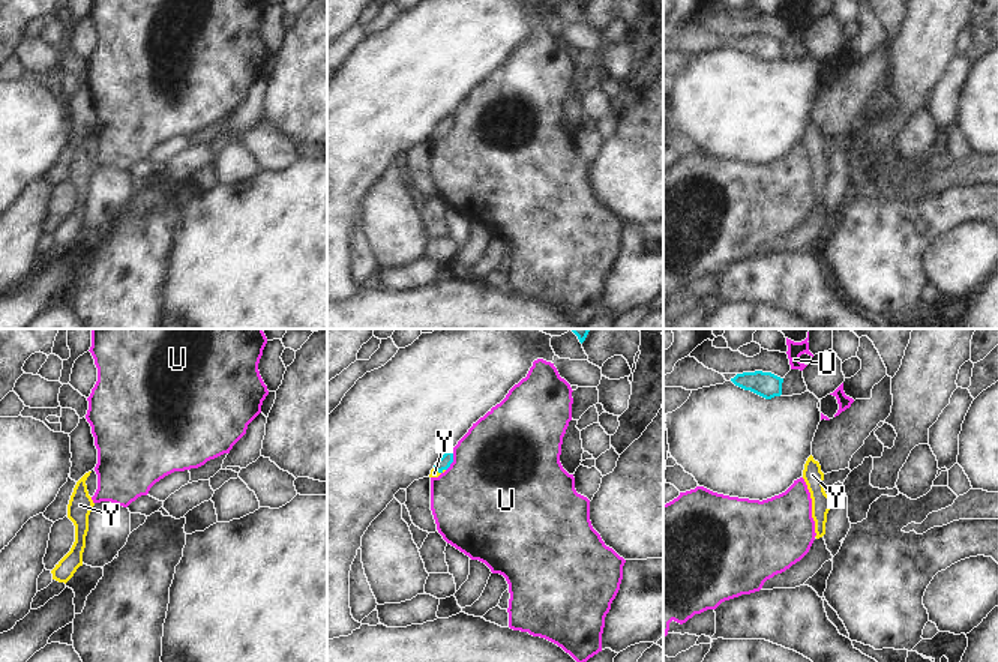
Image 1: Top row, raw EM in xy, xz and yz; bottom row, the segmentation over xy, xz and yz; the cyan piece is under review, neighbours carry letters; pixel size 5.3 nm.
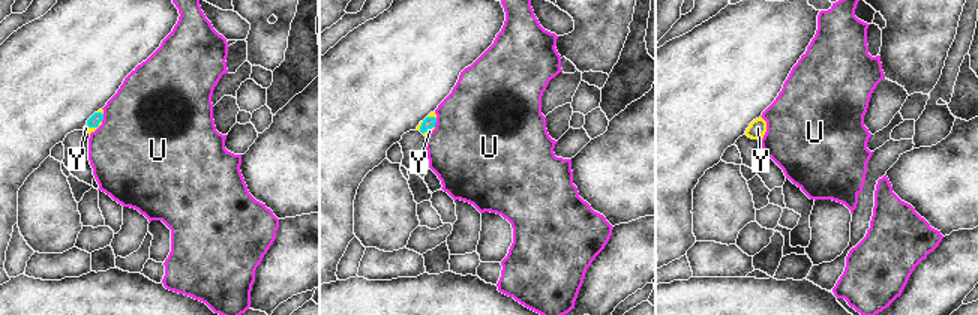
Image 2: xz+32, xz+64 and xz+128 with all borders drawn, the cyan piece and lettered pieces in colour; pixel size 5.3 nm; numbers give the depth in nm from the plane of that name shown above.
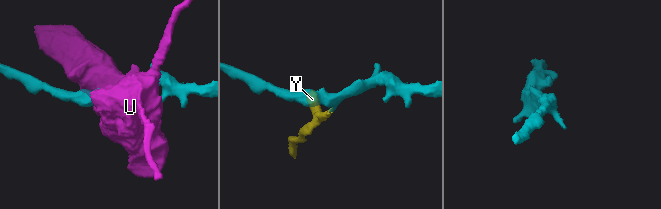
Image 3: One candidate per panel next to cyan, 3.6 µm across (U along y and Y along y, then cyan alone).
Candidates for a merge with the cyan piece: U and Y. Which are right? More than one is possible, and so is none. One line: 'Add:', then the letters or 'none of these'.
Add: Y

